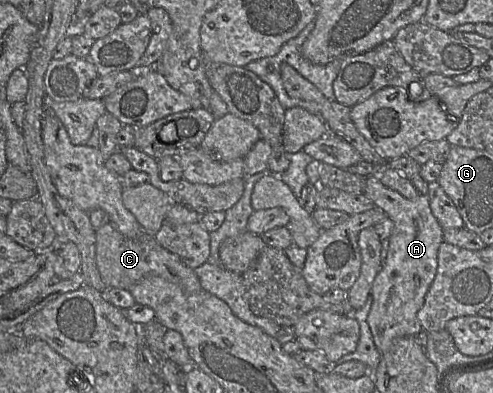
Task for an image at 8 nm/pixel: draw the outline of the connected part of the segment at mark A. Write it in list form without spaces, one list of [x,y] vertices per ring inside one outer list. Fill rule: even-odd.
[[[376,176],[366,177],[363,193],[374,205],[384,211],[393,222],[393,230],[388,239],[388,251],[384,264],[376,275],[372,287],[372,305],[367,316],[373,342],[383,355],[393,341],[400,337],[416,336],[423,331],[417,318],[417,313],[424,304],[425,296],[431,286],[437,271],[437,256],[443,240],[443,229],[433,215],[427,195],[419,195],[416,199],[406,199],[398,192],[386,187]]]

